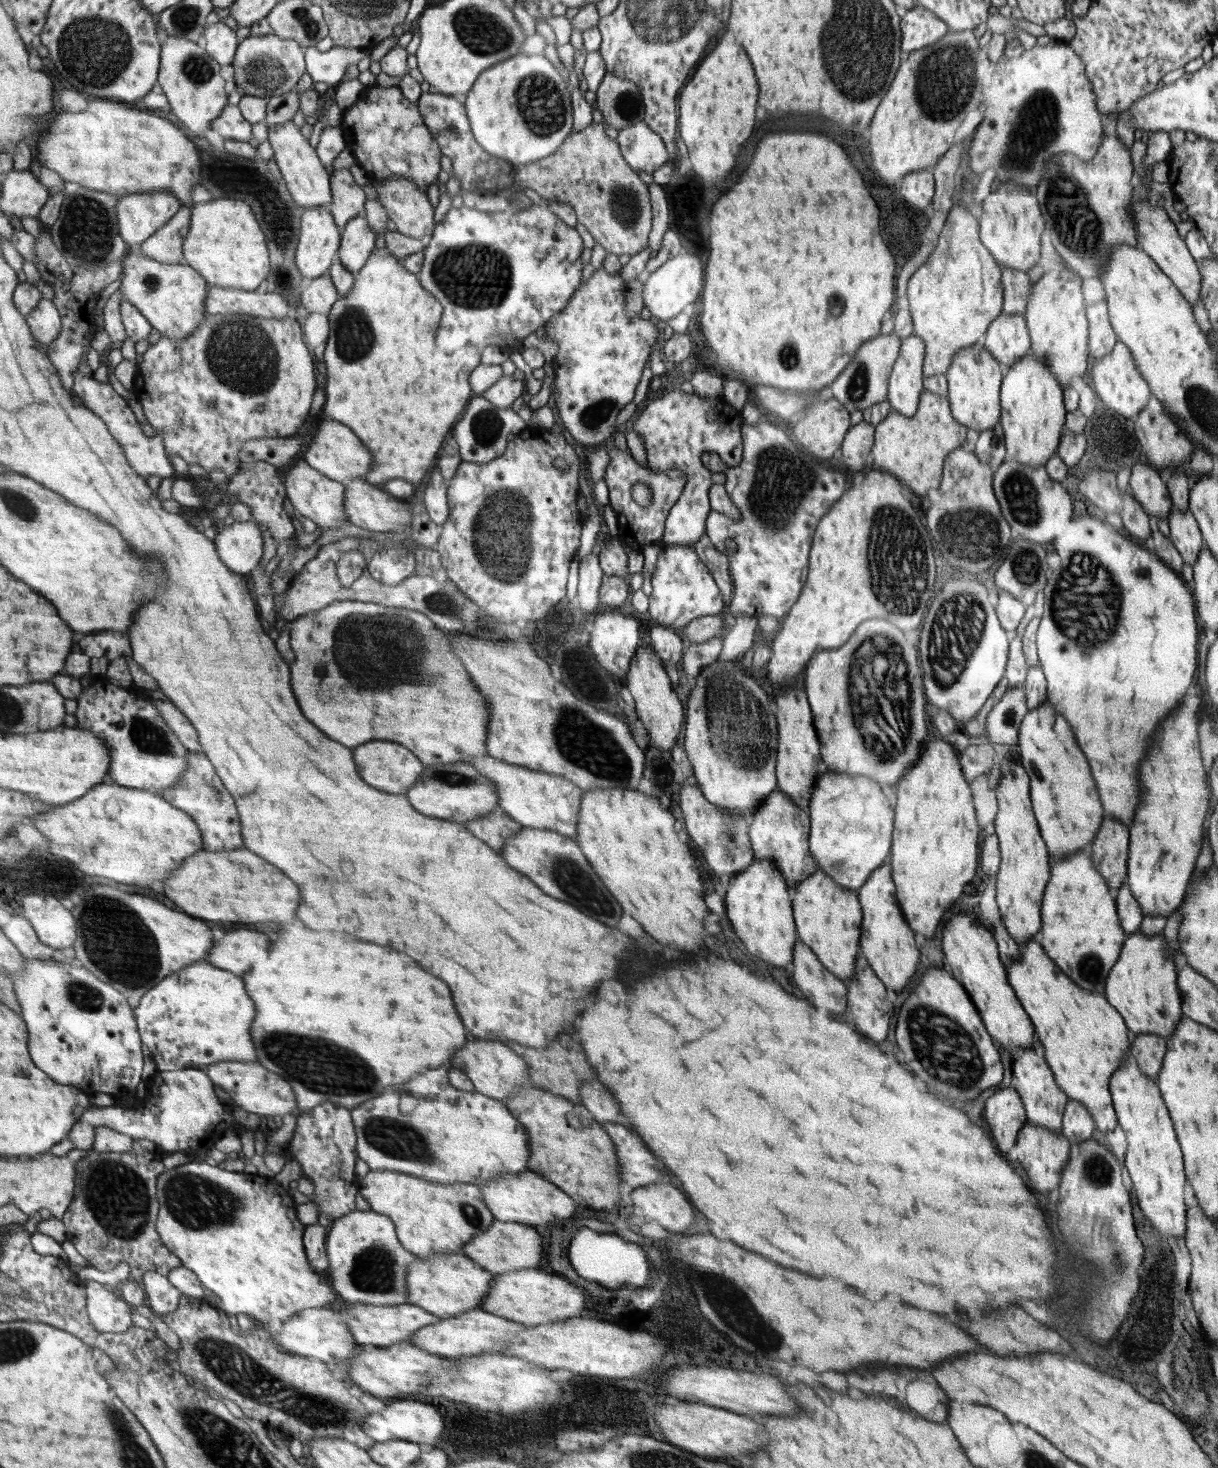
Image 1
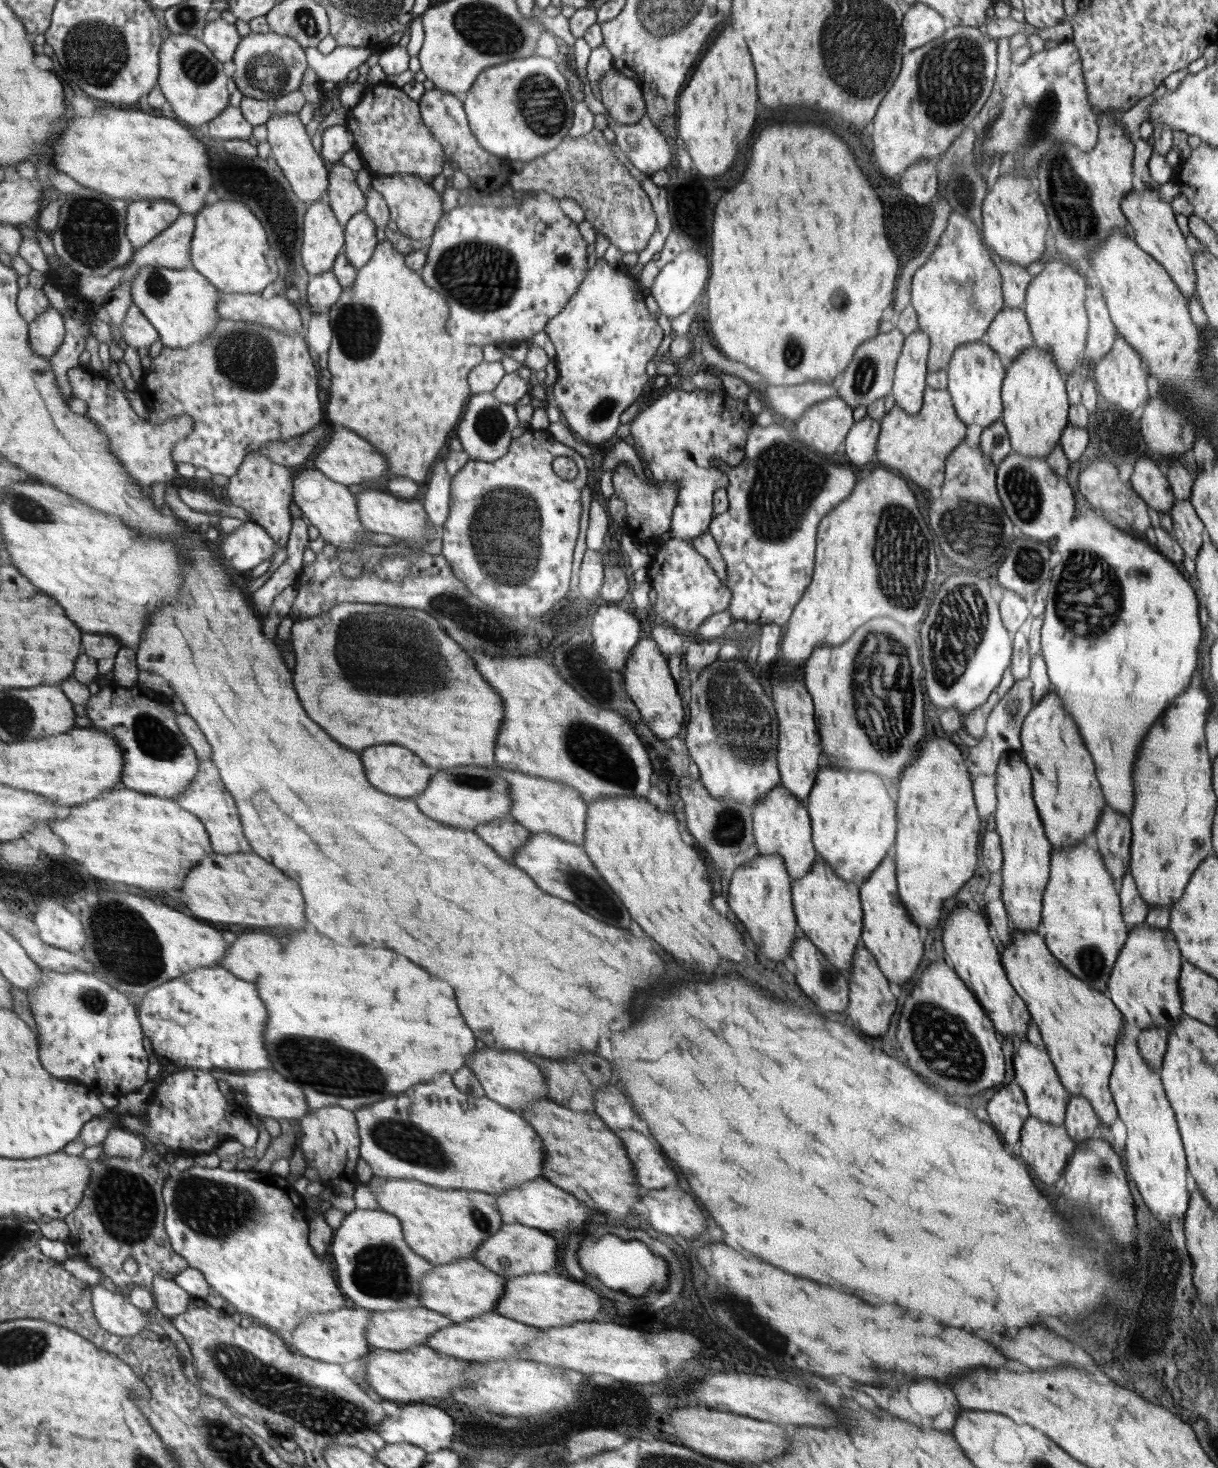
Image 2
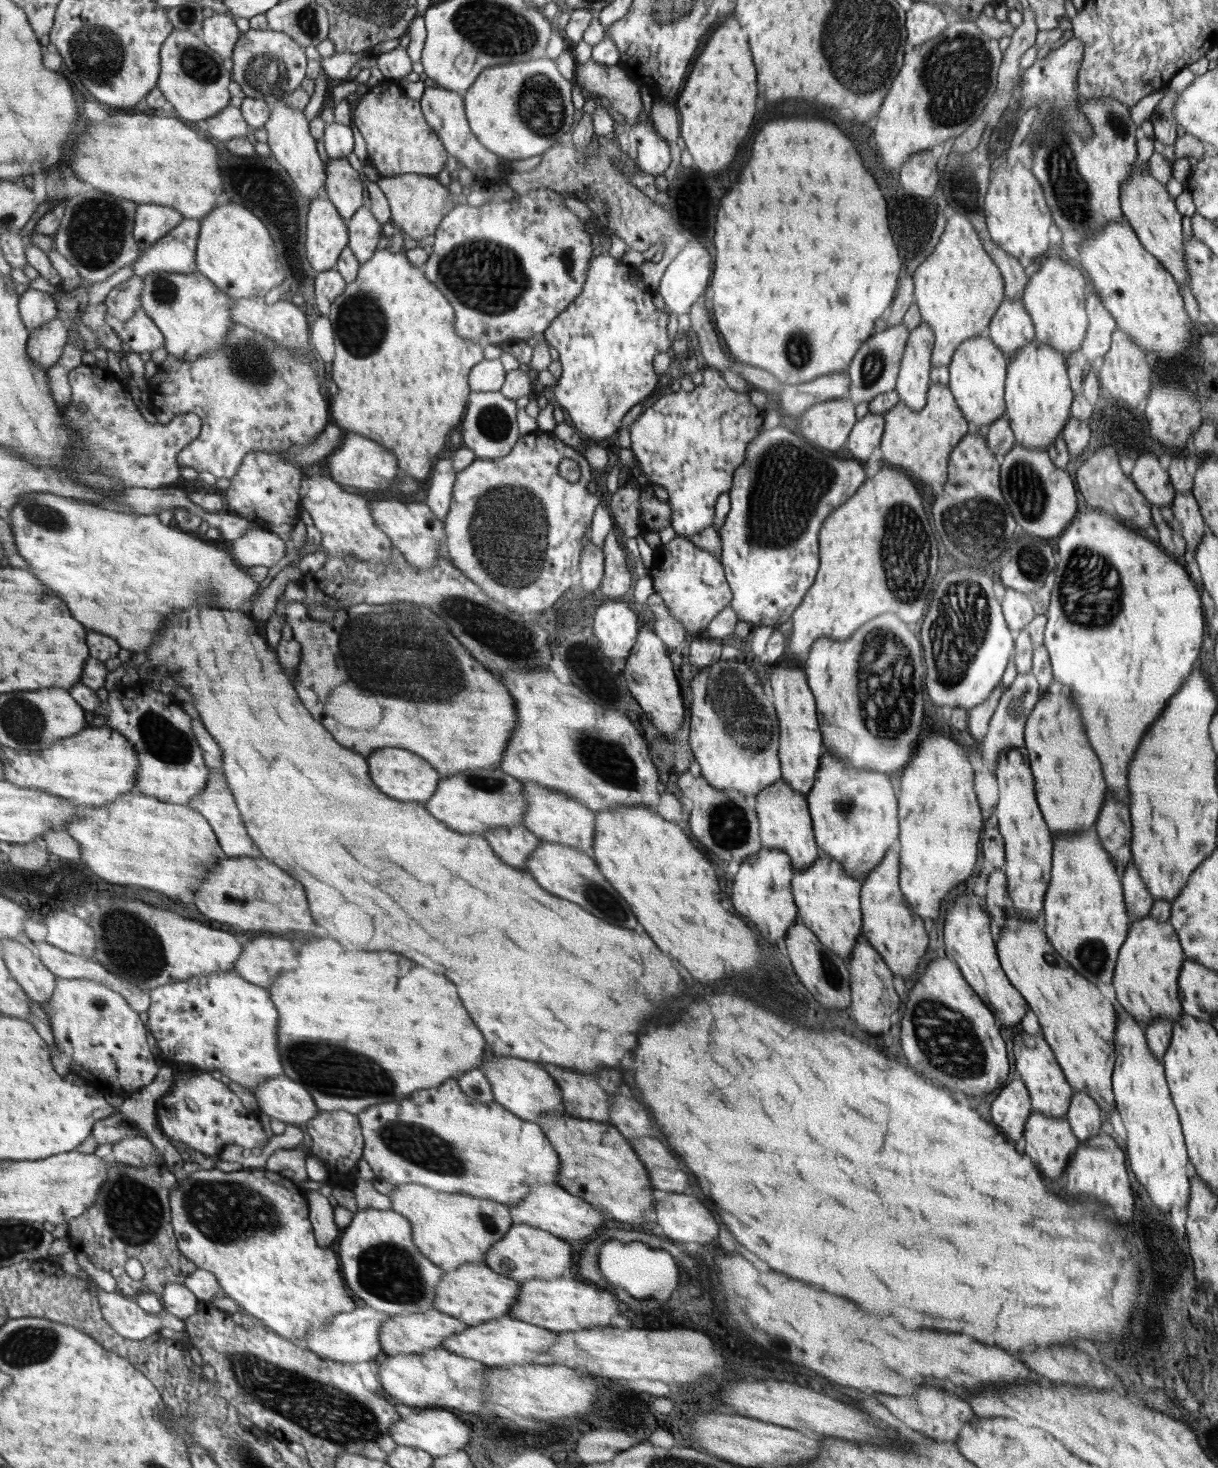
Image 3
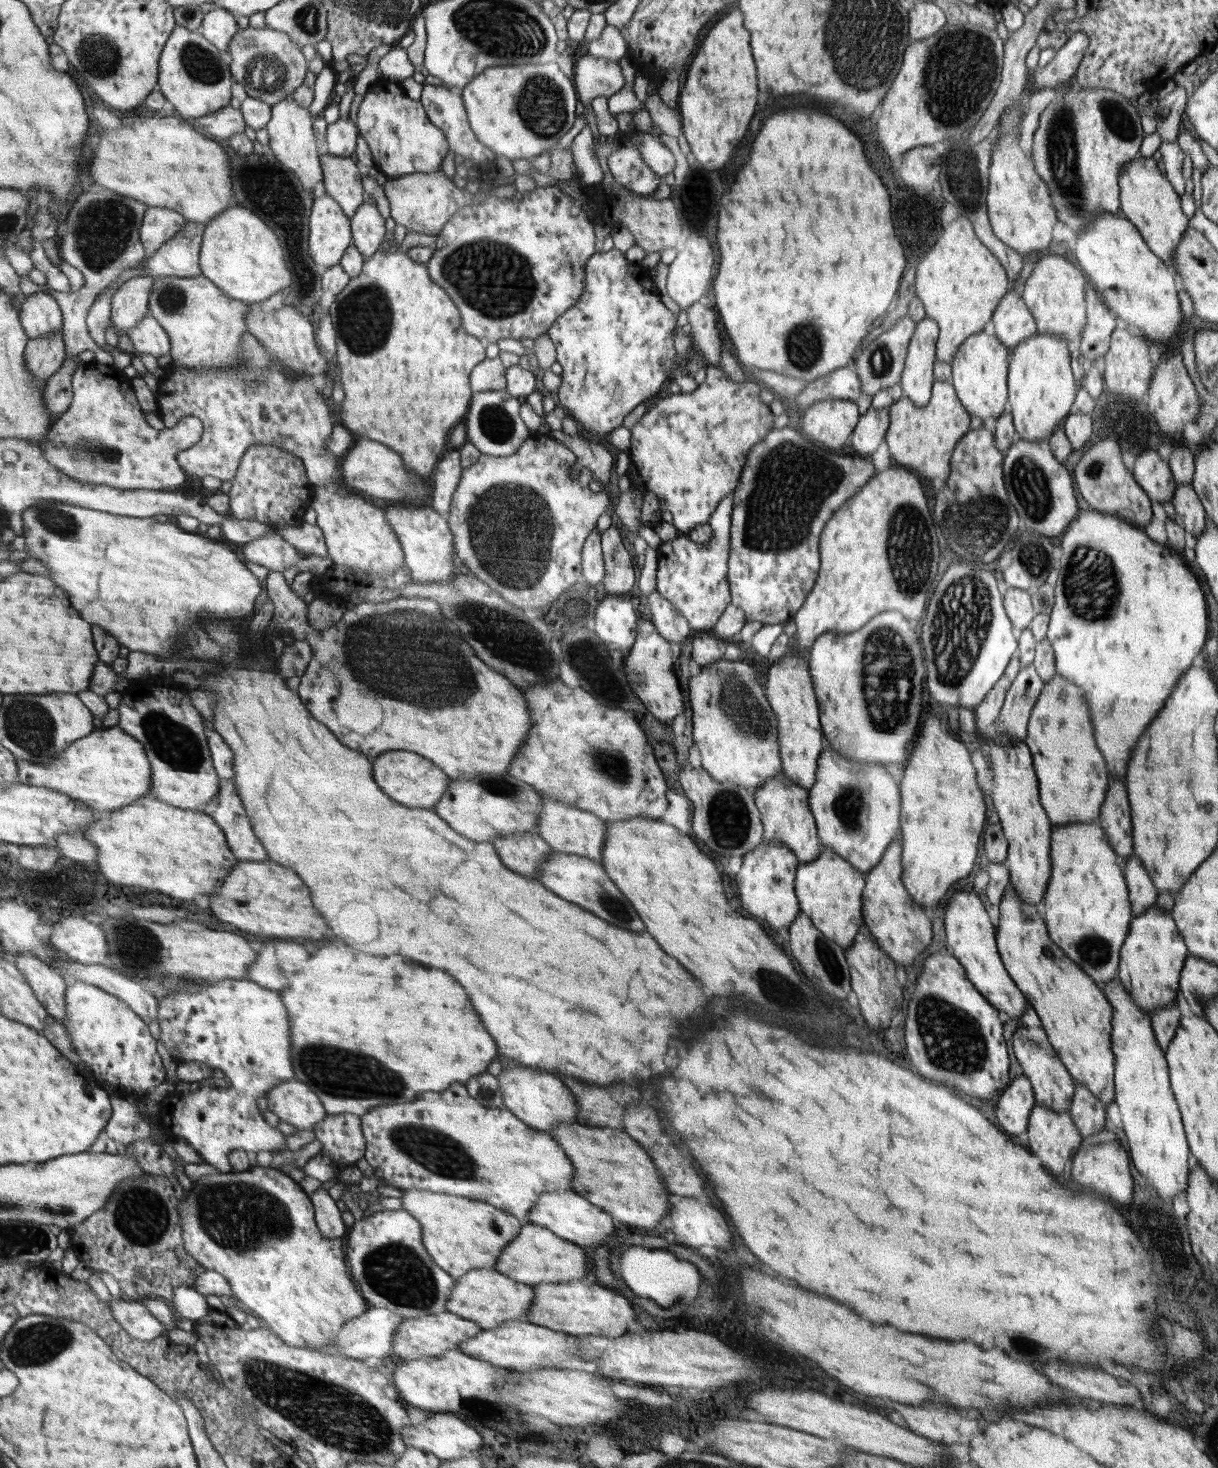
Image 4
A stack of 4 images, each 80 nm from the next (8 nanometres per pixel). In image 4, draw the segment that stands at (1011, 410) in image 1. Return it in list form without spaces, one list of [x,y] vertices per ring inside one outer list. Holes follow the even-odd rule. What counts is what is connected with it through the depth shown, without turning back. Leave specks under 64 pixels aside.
[[[1037,332],[1012,349],[1008,366],[1008,396],[1018,438],[1031,441],[1049,439],[1053,430],[1074,410],[1078,386],[1070,366],[1072,348],[1073,345],[1062,337]]]

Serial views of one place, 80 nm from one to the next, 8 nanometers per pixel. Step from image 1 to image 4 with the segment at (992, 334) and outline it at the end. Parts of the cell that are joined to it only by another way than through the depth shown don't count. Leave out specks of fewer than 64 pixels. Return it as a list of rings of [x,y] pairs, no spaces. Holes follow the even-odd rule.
[[[1010,287],[991,318],[992,322],[994,322],[995,331],[993,334],[1011,352],[1022,340],[1037,333],[1035,318],[1024,304],[1021,296],[1021,291],[1016,291]]]

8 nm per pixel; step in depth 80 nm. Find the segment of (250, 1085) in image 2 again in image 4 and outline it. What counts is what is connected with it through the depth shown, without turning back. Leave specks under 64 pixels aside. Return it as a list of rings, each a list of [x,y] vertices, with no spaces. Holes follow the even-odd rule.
[[[296,1078],[269,1090],[267,1099],[269,1110],[297,1129],[312,1131],[328,1113],[318,1092]]]

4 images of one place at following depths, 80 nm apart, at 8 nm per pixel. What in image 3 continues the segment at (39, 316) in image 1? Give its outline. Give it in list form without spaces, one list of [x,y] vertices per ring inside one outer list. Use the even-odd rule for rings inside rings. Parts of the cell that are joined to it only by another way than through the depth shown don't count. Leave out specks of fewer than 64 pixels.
[[[58,315],[50,322],[29,333],[28,353],[29,356],[42,369],[50,369],[58,363],[67,341],[68,328]]]

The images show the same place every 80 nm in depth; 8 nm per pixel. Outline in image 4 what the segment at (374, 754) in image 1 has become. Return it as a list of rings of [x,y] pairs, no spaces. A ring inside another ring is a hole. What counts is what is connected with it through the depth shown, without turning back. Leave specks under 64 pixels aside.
[[[389,751],[373,760],[373,777],[377,785],[400,804],[410,808],[433,809],[449,790],[452,779],[425,756],[410,751]]]

